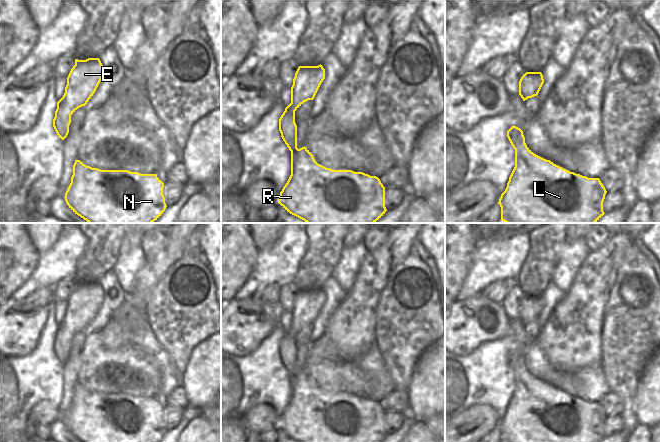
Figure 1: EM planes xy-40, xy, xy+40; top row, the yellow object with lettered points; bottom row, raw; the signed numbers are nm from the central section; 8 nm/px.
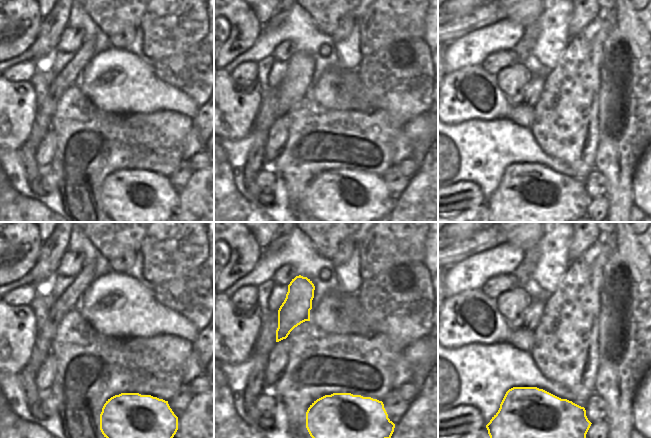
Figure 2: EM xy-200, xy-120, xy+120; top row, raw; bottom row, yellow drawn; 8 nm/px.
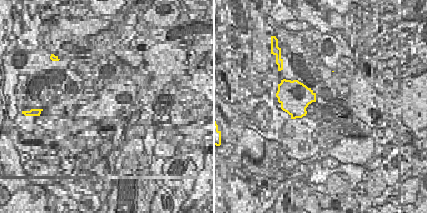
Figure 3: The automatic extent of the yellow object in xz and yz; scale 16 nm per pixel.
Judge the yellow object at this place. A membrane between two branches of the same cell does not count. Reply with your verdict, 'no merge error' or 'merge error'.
no merge error

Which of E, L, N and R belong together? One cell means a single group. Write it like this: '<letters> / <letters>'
E L N R

